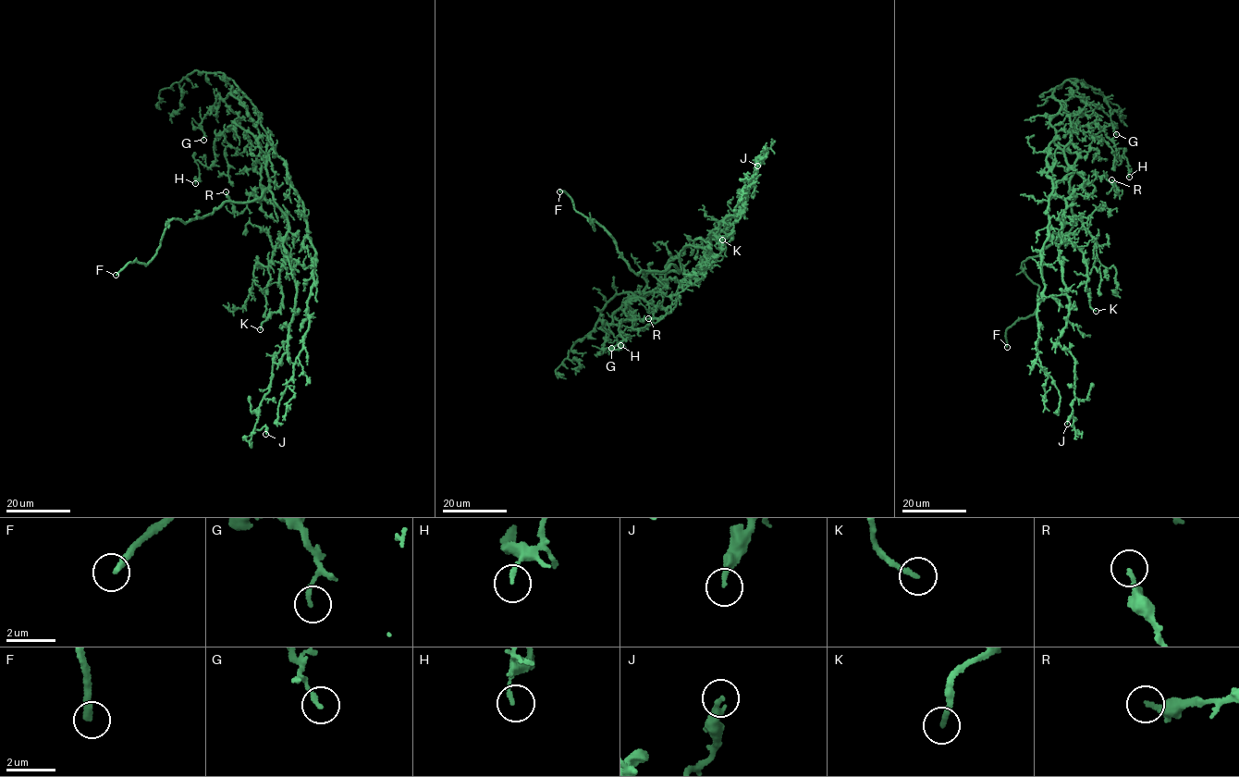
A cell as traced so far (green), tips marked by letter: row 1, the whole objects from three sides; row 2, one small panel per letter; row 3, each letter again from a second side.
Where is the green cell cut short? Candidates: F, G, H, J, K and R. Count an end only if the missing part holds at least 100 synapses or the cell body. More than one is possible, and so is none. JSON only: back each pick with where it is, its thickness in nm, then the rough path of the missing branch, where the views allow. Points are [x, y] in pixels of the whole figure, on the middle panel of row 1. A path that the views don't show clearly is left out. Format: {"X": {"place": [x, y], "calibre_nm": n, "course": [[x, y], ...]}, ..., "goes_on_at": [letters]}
{"F": {"place": [559, 191], "calibre_nm": 280, "course": [[559, 191], [559, 187], [551, 178], [547, 160], [544, 158], [527, 165], [510, 156], [510, 126], [506, 92]]}, "goes_on_at": ["F"]}

